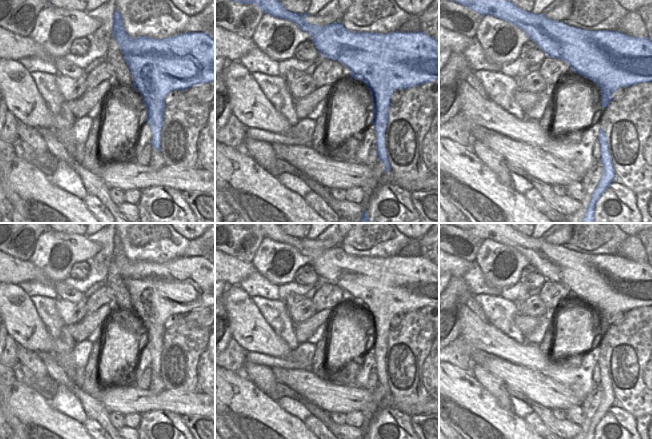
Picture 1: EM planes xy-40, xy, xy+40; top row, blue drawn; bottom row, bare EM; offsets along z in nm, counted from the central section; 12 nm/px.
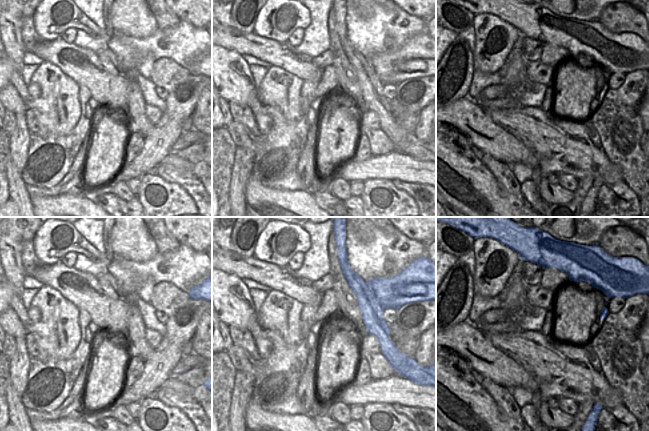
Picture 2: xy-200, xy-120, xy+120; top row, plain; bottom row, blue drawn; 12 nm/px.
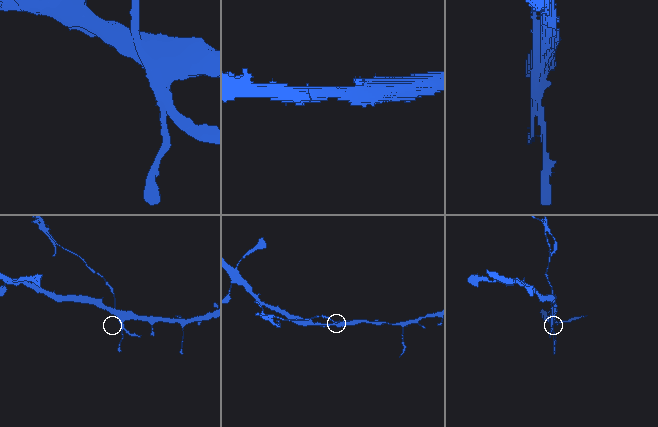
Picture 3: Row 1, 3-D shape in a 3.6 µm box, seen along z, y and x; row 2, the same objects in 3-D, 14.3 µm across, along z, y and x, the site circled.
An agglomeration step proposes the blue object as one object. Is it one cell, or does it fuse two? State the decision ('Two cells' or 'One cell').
Two cells.

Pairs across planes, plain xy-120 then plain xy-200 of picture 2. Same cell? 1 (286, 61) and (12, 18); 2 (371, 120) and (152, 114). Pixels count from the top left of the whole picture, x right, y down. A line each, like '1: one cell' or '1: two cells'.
1: two cells
2: one cell

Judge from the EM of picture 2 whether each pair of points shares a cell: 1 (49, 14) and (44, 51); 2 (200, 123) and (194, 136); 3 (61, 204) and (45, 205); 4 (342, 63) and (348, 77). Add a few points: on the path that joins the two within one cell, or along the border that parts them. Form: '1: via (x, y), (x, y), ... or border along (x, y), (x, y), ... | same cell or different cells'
1: border along (33, 19), (33, 28), (42, 38), (58, 38) | different cells
2: border along (195, 127), (201, 133) | different cells
3: via (57, 205), (49, 205) | same cell
4: via (342, 66), (346, 74) | same cell

